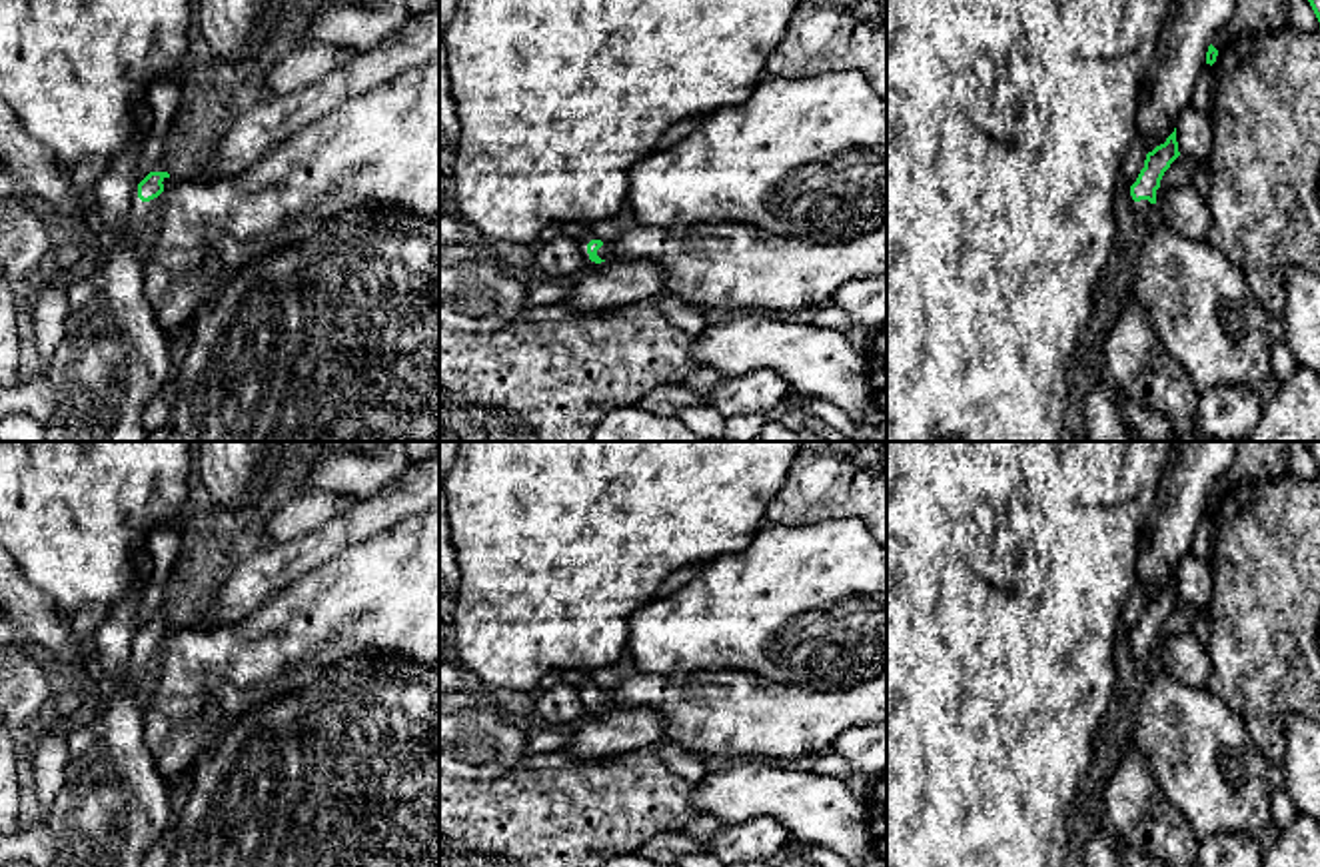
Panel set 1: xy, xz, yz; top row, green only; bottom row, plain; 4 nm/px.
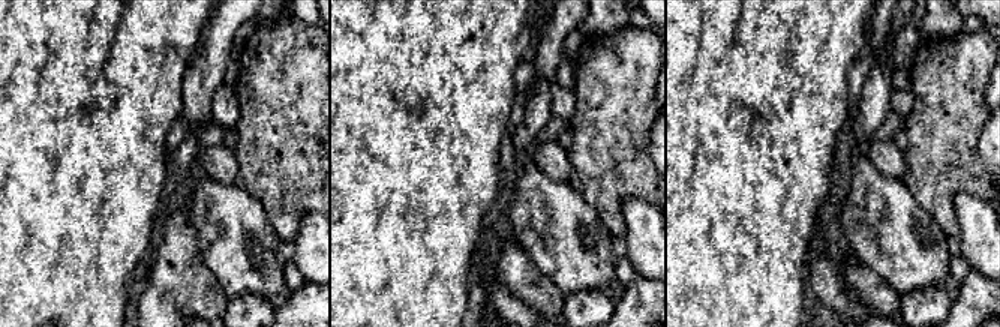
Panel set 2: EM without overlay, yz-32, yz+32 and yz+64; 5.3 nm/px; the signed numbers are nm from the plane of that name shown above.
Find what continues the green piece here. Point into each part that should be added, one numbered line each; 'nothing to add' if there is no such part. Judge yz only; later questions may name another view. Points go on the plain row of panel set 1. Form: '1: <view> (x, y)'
1: yz (1143, 658)

